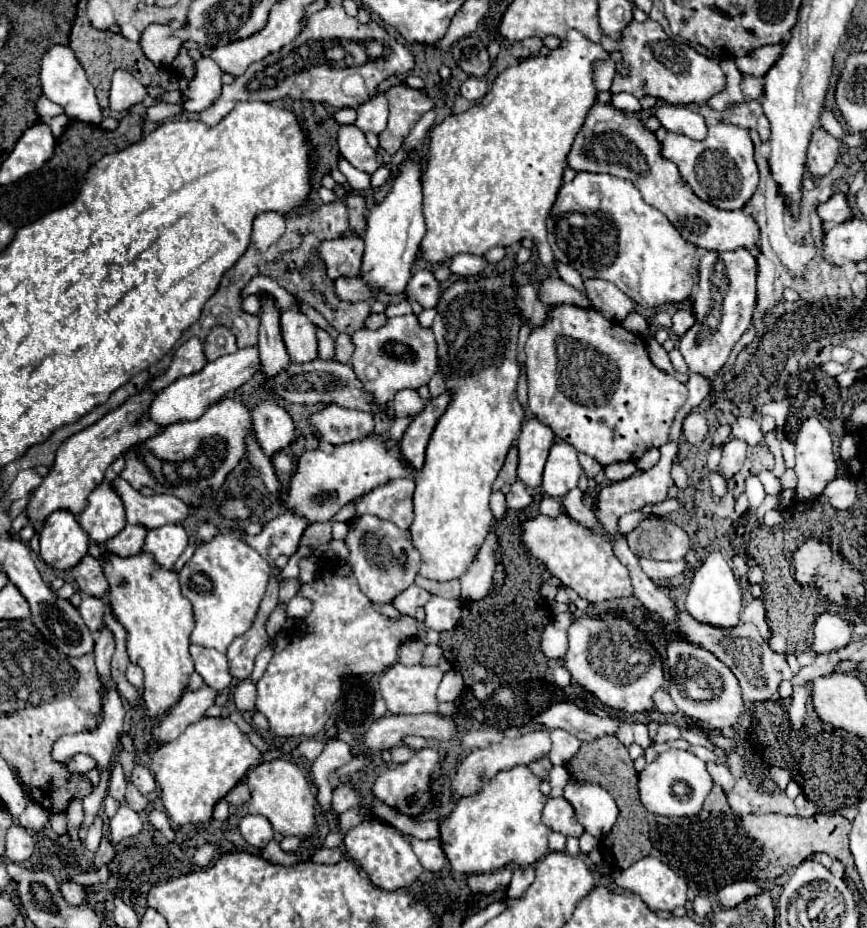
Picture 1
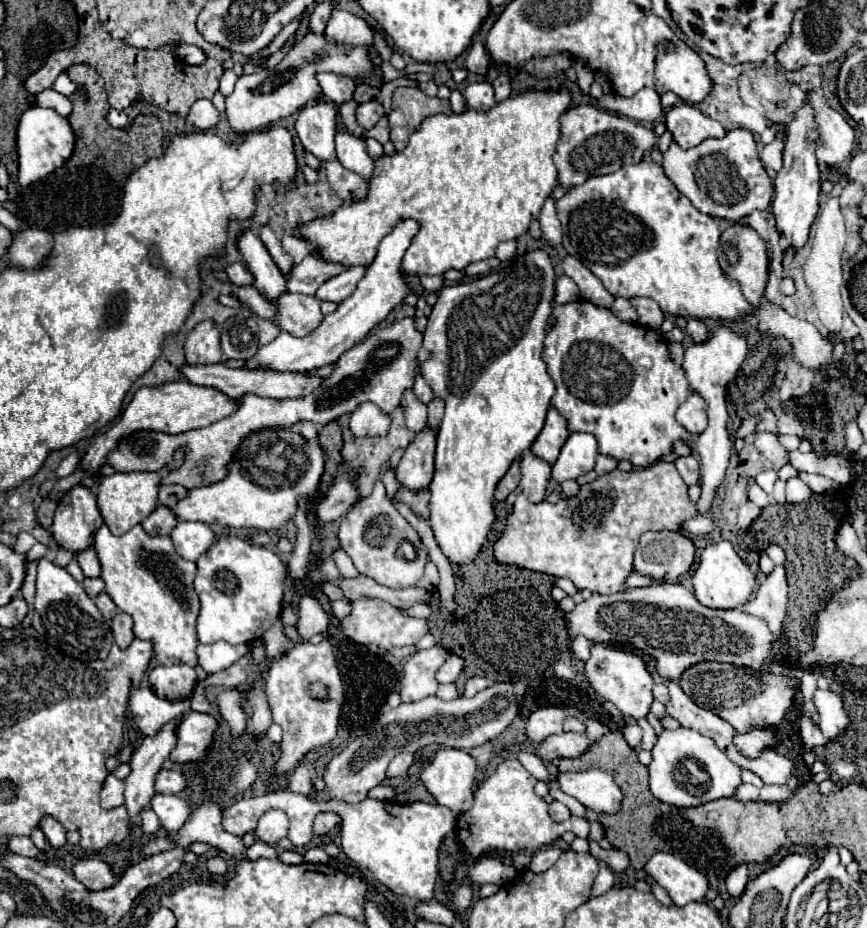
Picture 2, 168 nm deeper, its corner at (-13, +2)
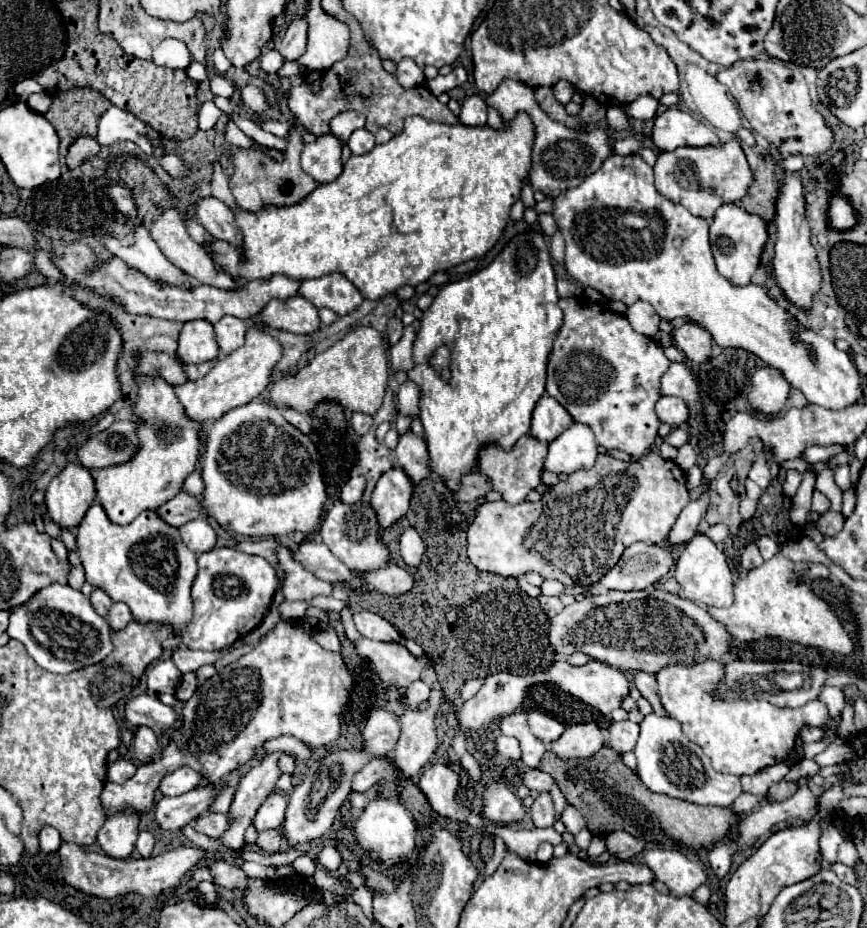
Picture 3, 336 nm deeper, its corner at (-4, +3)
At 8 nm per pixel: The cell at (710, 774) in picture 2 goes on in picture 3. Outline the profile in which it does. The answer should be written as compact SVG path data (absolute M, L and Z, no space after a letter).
M647 714L639 722L639 728L641 728L639 740L633 750L637 758L635 772L651 792L687 800L699 806L721 806L721 808L731 806L733 800L743 792L739 776L715 772L709 756L701 750L701 746L697 746L695 742L681 734L681 726L677 726L673 718Z

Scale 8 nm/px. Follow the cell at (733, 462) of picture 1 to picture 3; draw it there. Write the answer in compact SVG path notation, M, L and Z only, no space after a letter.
M831 444L831 446L813 446L813 448L805 450L805 452L801 454L801 458L815 464L815 462L831 460L831 458L835 458L835 456L837 456L839 452L843 452L843 450L845 450L845 446L839 446L839 444Z

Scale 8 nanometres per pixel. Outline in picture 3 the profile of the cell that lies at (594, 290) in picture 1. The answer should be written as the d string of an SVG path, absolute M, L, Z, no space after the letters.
M635 302L633 306L627 308L625 316L629 318L633 330L637 330L639 334L645 334L649 338L653 338L659 332L659 322L661 318L657 316L657 312L647 304L647 302Z

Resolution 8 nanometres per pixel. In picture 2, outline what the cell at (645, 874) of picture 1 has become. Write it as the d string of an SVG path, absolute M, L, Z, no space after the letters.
M654 853L648 859L644 871L662 889L666 889L666 893L678 907L684 907L692 901L704 901L708 879L686 865L682 859L676 859L672 853Z

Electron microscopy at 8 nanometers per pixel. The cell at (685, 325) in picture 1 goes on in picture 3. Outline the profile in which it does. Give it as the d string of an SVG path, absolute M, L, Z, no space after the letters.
M687 322L681 328L673 330L673 342L695 364L705 362L711 356L713 338L705 328L701 328L695 322Z

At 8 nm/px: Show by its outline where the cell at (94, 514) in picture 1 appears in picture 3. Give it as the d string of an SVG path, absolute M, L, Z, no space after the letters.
M161 374L149 376L149 380L139 380L137 400L133 404L133 420L137 422L139 448L137 454L109 468L99 468L93 472L97 484L97 498L111 522L129 524L143 510L155 510L175 498L181 492L185 478L197 468L203 428L199 422L185 414L185 408L175 396L173 384L169 384Z

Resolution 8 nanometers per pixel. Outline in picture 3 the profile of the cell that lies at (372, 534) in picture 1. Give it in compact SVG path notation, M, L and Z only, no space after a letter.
M335 502L323 522L321 522L321 538L329 546L329 550L351 570L379 570L389 566L389 550L379 538L381 530L377 526L377 516L369 504L359 502L357 506L349 506L345 502Z

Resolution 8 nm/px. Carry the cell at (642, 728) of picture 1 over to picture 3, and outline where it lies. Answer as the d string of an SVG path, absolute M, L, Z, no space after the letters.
M555 656L545 674L547 683L557 684L563 692L583 700L585 704L597 708L603 714L609 714L613 708L619 708L621 700L629 694L629 680L627 680L625 672L621 672L617 668L611 668L603 662L597 662L597 660L589 660L585 666L577 668L577 666L571 666L565 660Z

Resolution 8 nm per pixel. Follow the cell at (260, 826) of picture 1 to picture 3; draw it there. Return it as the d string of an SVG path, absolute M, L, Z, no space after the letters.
M281 792L269 794L267 800L257 810L257 816L253 820L257 832L267 830L267 828L279 828L281 818L285 816L285 806L287 806L287 798Z

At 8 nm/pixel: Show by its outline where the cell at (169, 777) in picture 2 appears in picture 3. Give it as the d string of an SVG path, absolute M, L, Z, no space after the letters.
M179 768L161 780L159 790L163 796L181 796L181 794L197 788L199 784L201 784L199 772L195 772L191 768Z

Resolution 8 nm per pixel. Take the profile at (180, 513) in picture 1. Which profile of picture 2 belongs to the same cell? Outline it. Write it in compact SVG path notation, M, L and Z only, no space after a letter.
M266 429L244 439L224 481L210 487L192 489L170 509L178 521L202 521L224 527L254 527L264 531L280 529L292 519L300 497L308 499L318 491L322 471L324 451L318 447L318 443L306 441L302 435L292 433L290 429Z

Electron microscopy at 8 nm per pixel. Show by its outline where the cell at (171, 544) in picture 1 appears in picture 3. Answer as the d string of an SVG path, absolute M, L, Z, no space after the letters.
M197 518L193 522L187 522L185 526L179 528L183 542L189 546L189 550L193 550L195 554L201 552L209 552L215 548L217 544L217 534L215 530L207 524L205 518Z

